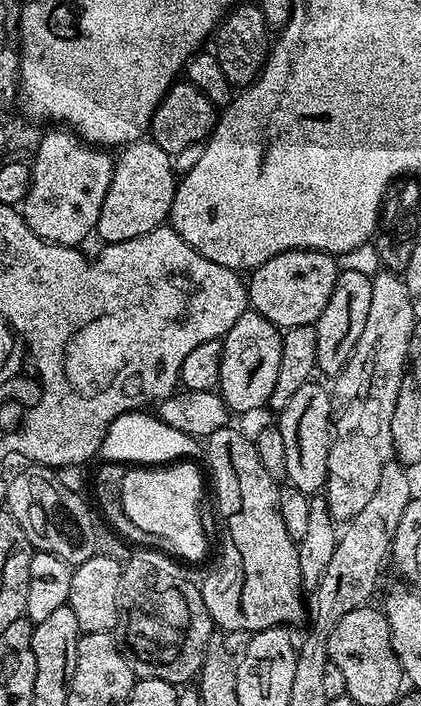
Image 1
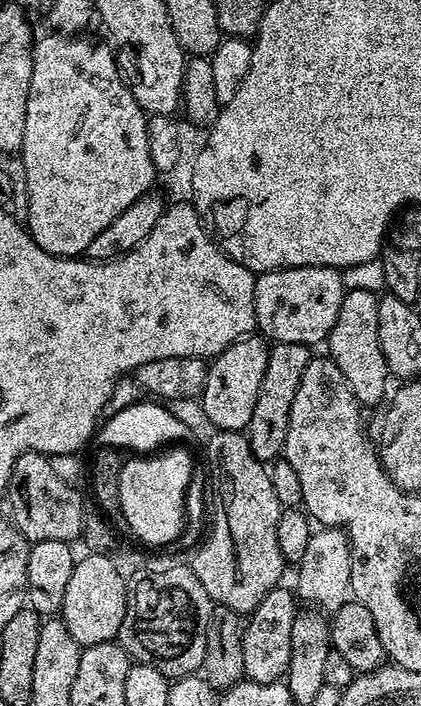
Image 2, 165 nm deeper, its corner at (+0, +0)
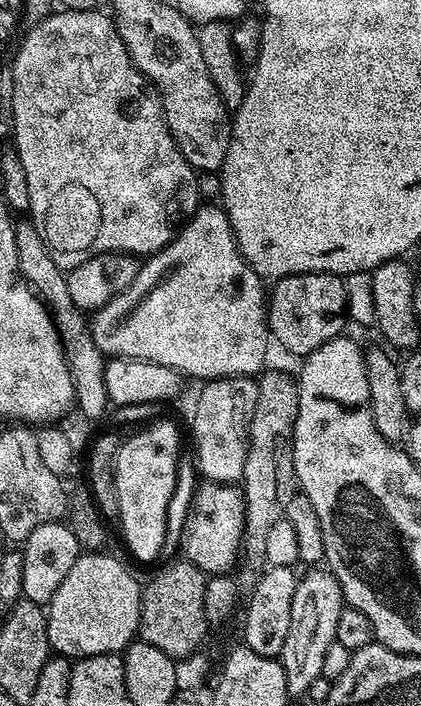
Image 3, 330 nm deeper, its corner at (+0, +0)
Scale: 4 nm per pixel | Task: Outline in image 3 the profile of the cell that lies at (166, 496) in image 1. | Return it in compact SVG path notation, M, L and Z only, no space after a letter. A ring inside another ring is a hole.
M153 419L147 426L136 430L141 432L125 439L116 455L118 527L133 558L144 564L152 559L155 561L162 550L162 538L166 538L166 510L174 494L176 471L182 455L179 430L170 421L162 419Z

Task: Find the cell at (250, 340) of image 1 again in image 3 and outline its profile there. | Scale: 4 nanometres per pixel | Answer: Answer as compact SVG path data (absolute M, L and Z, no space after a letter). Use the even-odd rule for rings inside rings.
M223 376L207 381L196 396L196 409L192 412L192 440L196 443L194 460L198 472L205 481L213 484L235 485L243 477L248 453L248 427L254 418L254 406L258 402L258 383L251 376Z

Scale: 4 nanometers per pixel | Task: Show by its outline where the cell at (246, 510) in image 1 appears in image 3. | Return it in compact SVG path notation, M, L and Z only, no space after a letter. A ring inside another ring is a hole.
M201 483L192 496L188 521L184 523L182 552L188 563L208 576L222 576L231 573L241 559L243 543L243 491L230 484Z

